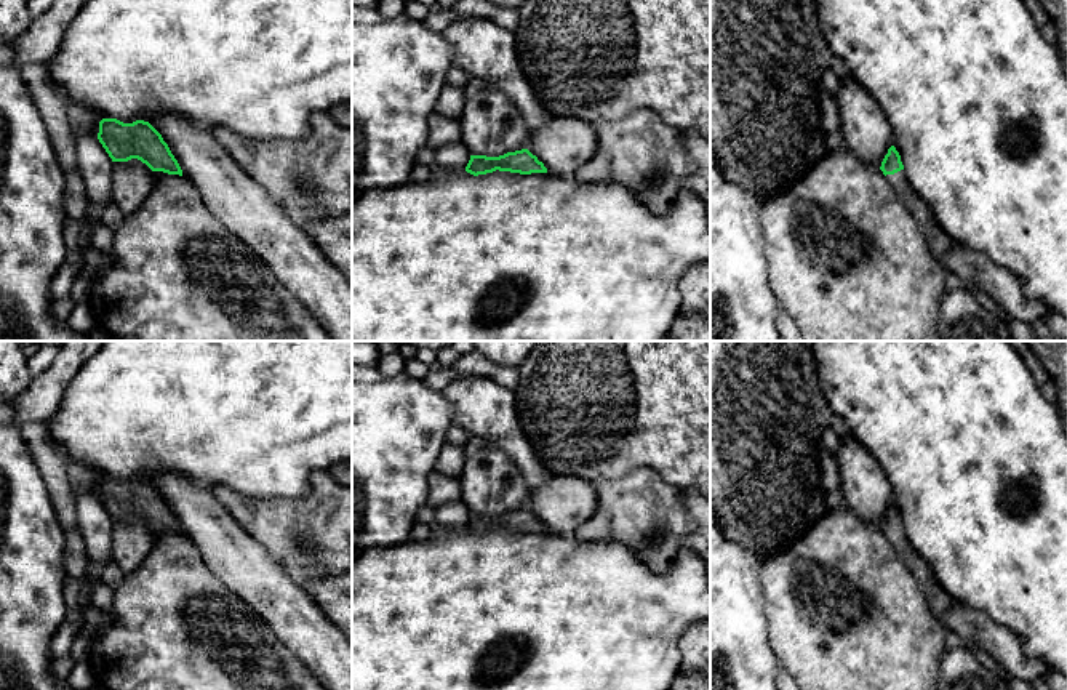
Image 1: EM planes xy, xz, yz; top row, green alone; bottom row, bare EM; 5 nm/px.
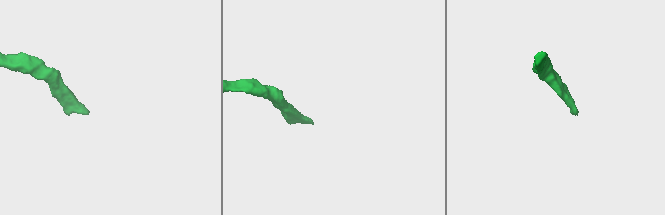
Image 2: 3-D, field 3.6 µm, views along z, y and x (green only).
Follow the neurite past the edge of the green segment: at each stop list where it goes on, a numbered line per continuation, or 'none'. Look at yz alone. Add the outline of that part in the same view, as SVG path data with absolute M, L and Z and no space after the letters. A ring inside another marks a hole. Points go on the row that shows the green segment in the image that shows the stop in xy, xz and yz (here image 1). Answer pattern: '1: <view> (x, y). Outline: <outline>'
1: yz (939, 242). Outline: M904 170L894 175L886 175L886 179L896 192L897 199L917 219L925 237L929 240L931 251L936 255L937 259L942 261L944 253L957 243L941 229L928 203L909 184Z

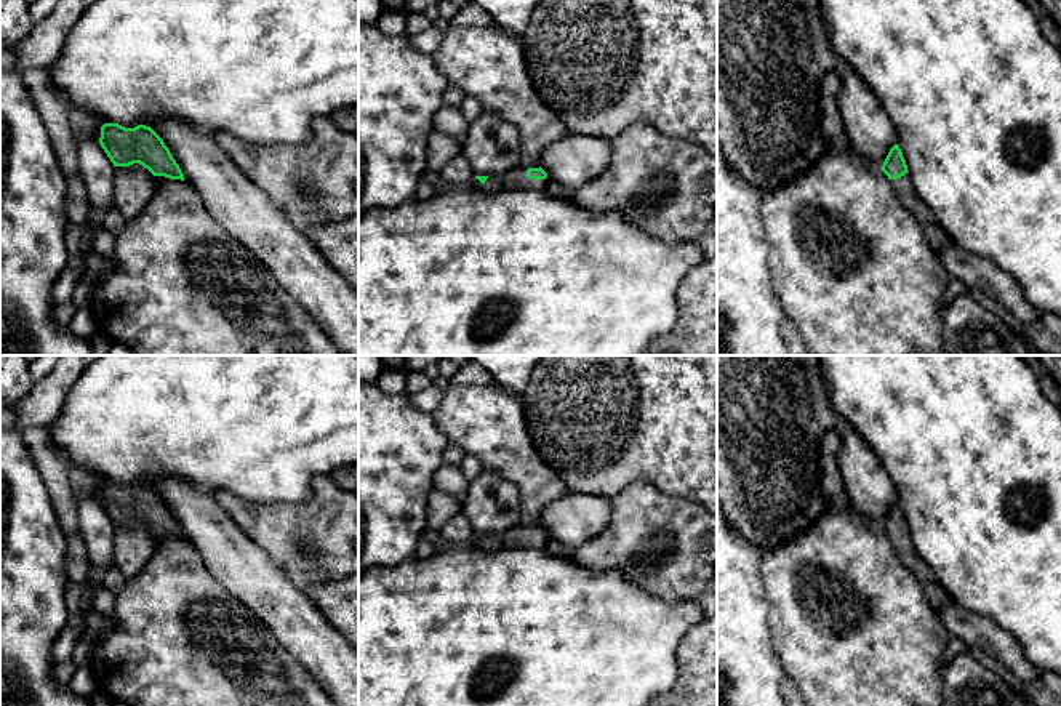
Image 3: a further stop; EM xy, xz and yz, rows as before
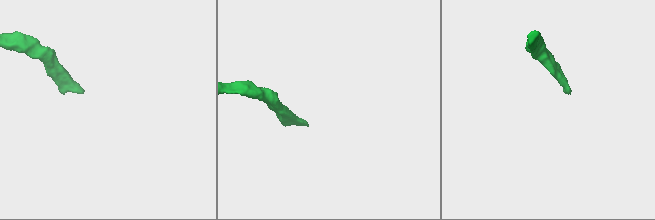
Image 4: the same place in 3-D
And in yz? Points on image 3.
1: yz (904, 191). Outline: M909 173L898 179L890 179L896 197L899 199L901 205L907 208L914 218L919 221L920 227L925 232L925 237L930 247L941 253L946 247L952 245L954 242L947 237L944 229L935 219L935 215L928 208L928 205L917 195Z

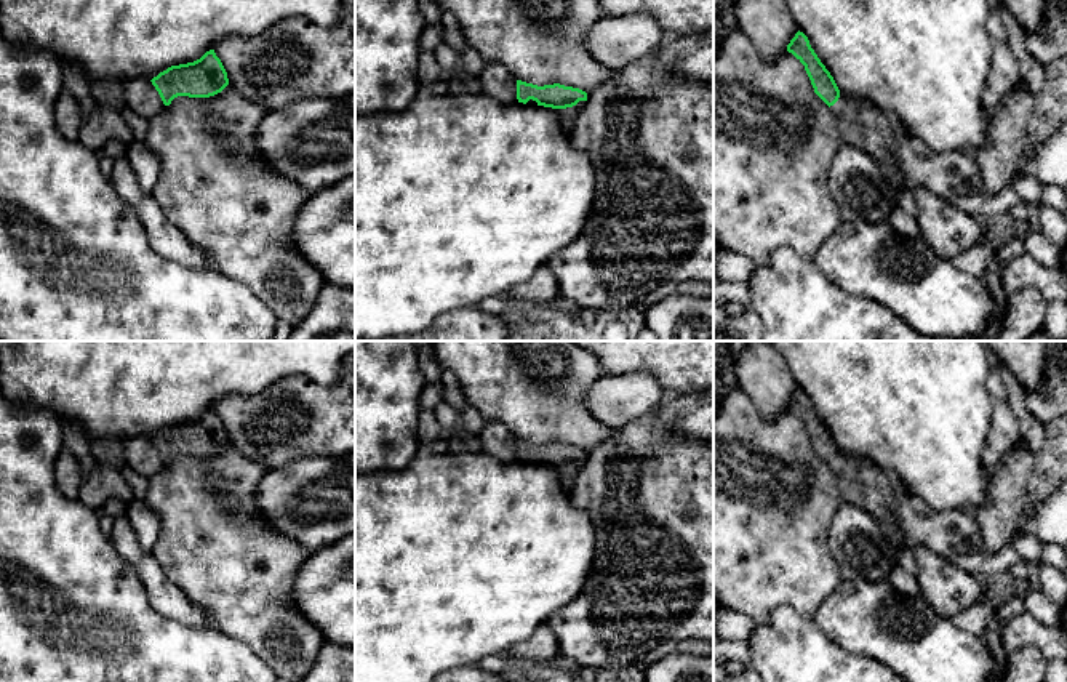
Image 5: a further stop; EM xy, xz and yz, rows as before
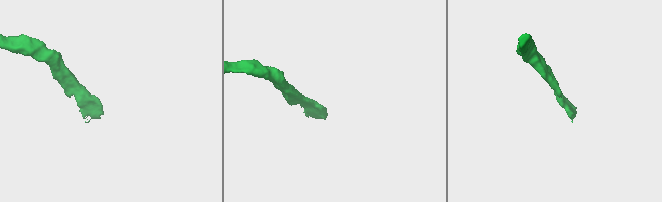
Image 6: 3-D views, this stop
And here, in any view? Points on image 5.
1: xz (568, 116). Outline: M579 101L576 106L573 107L566 107L566 109L557 109L558 118L560 118L560 125L563 128L563 131L566 134L571 133L574 122L581 112L581 109L584 107L585 101Z

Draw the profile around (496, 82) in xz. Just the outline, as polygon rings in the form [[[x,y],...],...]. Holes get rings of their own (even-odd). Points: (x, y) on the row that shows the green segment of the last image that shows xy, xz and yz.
[[[485,62],[480,74],[482,93],[501,104],[515,104],[517,78],[498,62]]]

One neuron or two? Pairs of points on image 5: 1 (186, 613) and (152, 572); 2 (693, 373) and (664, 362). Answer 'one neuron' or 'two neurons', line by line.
1: one neuron
2: one neuron

